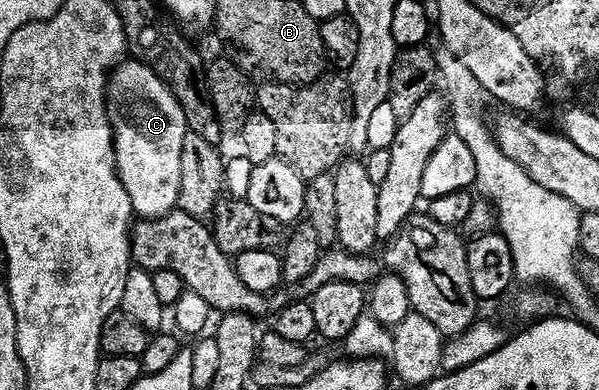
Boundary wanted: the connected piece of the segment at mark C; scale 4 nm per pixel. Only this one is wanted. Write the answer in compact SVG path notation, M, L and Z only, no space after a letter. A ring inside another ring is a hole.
M137 61L126 62L119 62L109 72L106 85L106 116L110 118L110 124L114 130L114 152L116 153L116 161L118 162L118 176L124 185L124 189L128 189L128 197L134 206L135 216L141 217L143 220L163 219L165 215L170 214L171 211L177 208L178 198L180 197L180 153L184 149L184 137L188 130L186 118L176 101L176 97L166 88L164 81L160 81L160 77L156 77L156 73L151 67L147 67L146 64Z

